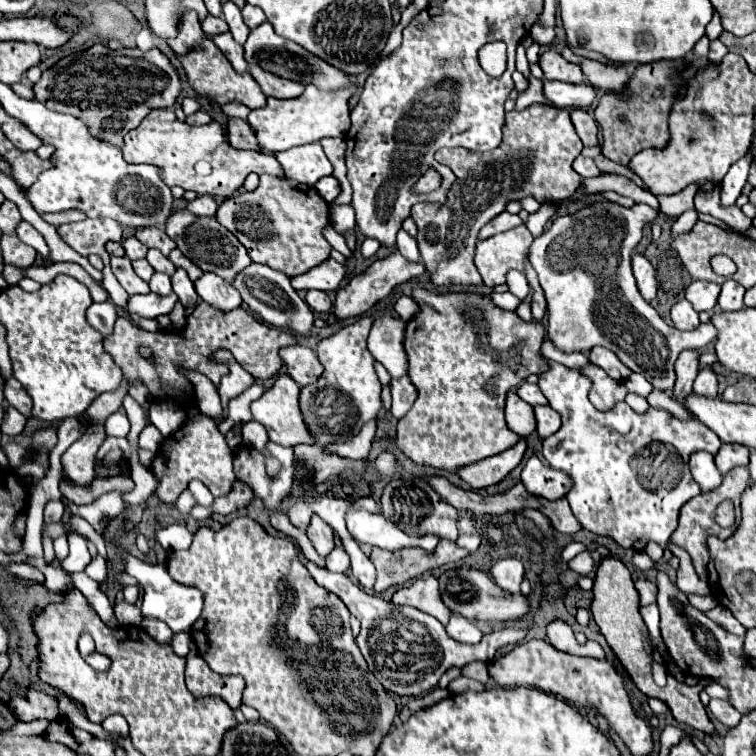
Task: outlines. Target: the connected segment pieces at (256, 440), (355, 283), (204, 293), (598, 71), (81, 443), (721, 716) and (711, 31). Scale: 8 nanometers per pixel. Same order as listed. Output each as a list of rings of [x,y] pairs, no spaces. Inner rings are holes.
[[[249,421],[243,425],[243,443],[261,449],[267,443],[267,431],[257,421]]]
[[[393,251],[385,259],[377,259],[365,273],[353,277],[345,287],[341,287],[337,291],[337,299],[335,299],[335,315],[337,315],[337,319],[345,319],[345,317],[353,317],[353,315],[363,315],[377,301],[385,299],[393,291],[393,287],[397,287],[397,285],[401,285],[401,283],[405,283],[411,277],[417,277],[421,273],[425,273],[423,263],[411,263],[399,251]]]
[[[205,273],[199,281],[195,281],[195,289],[205,303],[213,305],[223,313],[233,311],[243,303],[243,299],[239,297],[239,291],[231,283],[217,277],[215,273]]]
[[[567,47],[561,51],[561,55],[567,57],[567,61],[581,65],[583,75],[587,77],[589,85],[597,87],[599,91],[621,91],[625,87],[625,83],[629,81],[629,75],[627,75],[625,67],[609,67],[605,63],[579,57]]]
[[[89,425],[87,431],[77,439],[63,455],[61,455],[61,465],[63,471],[69,475],[71,481],[79,485],[87,485],[95,477],[95,449],[103,443],[105,429],[103,425]]]
[[[711,699],[709,701],[709,711],[727,727],[737,725],[739,723],[739,711],[729,703],[729,701],[719,701],[719,699]]]
[[[715,13],[713,15],[713,19],[709,21],[709,25],[707,25],[707,37],[713,41],[713,39],[717,39],[719,37],[719,33],[723,31],[723,23],[721,23],[721,17],[719,17],[719,13]]]

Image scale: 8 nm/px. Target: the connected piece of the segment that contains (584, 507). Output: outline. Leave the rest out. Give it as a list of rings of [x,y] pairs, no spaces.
[[[551,359],[547,361],[547,367],[547,371],[539,373],[537,385],[547,397],[549,405],[561,413],[563,423],[557,433],[543,439],[543,455],[553,469],[559,469],[571,477],[573,487],[567,491],[565,499],[569,501],[575,517],[587,531],[595,535],[607,535],[619,545],[635,551],[643,551],[649,541],[665,547],[677,527],[679,509],[685,505],[685,501],[701,493],[699,485],[689,473],[689,455],[693,451],[717,453],[721,447],[721,439],[697,419],[679,421],[671,417],[671,413],[661,409],[649,409],[647,413],[639,415],[623,401],[607,413],[597,411],[589,401],[589,377]]]

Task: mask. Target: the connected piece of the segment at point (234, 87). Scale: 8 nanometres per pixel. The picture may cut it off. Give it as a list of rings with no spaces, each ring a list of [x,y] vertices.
[[[205,39],[199,47],[191,49],[185,57],[179,57],[179,61],[183,63],[183,67],[187,71],[187,77],[189,77],[191,85],[195,87],[195,91],[207,95],[217,105],[225,105],[225,103],[237,101],[237,103],[247,105],[249,109],[259,109],[259,107],[263,107],[267,103],[267,97],[259,89],[257,81],[249,73],[243,73],[243,75],[235,73],[235,69],[227,61],[227,57],[215,47],[215,43],[211,39]]]

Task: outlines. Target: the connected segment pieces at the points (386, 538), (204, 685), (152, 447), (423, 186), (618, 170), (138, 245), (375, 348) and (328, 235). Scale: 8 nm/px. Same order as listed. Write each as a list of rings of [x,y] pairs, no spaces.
[[[357,509],[357,517],[347,517],[347,529],[357,543],[375,545],[381,549],[401,549],[401,547],[423,547],[425,551],[433,551],[439,543],[435,535],[427,537],[411,537],[405,535],[397,525],[391,525],[383,515],[373,515],[363,509]]]
[[[189,651],[187,655],[185,681],[187,681],[187,689],[197,697],[217,695],[223,701],[227,701],[231,709],[237,709],[241,705],[243,679],[239,675],[231,677],[231,675],[219,675],[211,671],[197,651]]]
[[[149,423],[149,425],[145,425],[145,429],[139,433],[139,439],[137,439],[137,449],[149,449],[151,453],[155,453],[155,451],[159,449],[161,441],[163,441],[161,431],[159,431],[153,423]]]
[[[431,167],[425,175],[419,177],[419,181],[413,185],[413,193],[431,193],[441,187],[441,175]]]
[[[600,154],[600,155],[596,156],[594,158],[594,161],[595,161],[597,167],[602,172],[615,173],[615,174],[618,174],[618,175],[625,176],[628,179],[635,182],[637,185],[639,185],[639,187],[641,187],[642,189],[647,190],[643,181],[641,181],[641,179],[639,179],[639,177],[637,177],[637,175],[635,175],[635,173],[633,173],[627,167],[609,160],[603,154]]]
[[[135,237],[125,239],[125,241],[123,241],[123,247],[125,247],[125,255],[127,255],[131,261],[135,261],[135,259],[145,259],[145,255],[147,255],[147,247],[145,247],[141,241],[137,241]]]
[[[377,319],[369,335],[371,355],[385,365],[391,377],[407,375],[407,355],[403,349],[405,321],[401,319]]]
[[[329,224],[323,230],[323,235],[331,245],[333,245],[333,249],[337,249],[339,253],[343,253],[347,259],[351,257],[351,249],[347,247],[347,243],[345,243],[345,239],[335,231],[333,226]]]

